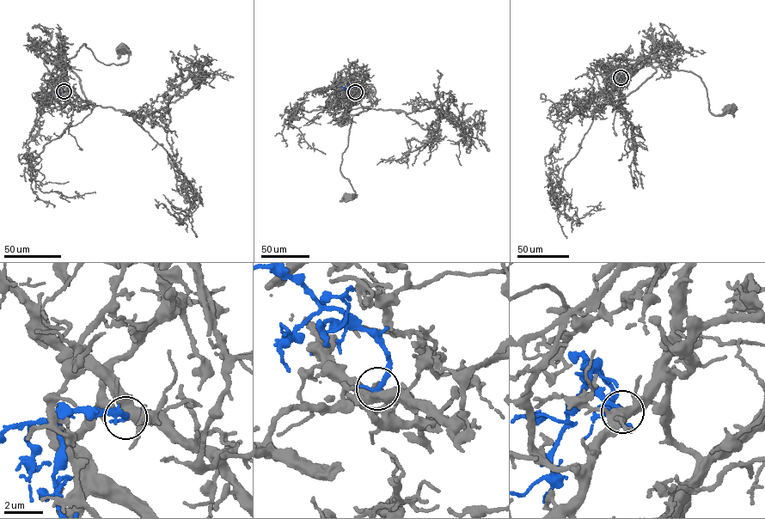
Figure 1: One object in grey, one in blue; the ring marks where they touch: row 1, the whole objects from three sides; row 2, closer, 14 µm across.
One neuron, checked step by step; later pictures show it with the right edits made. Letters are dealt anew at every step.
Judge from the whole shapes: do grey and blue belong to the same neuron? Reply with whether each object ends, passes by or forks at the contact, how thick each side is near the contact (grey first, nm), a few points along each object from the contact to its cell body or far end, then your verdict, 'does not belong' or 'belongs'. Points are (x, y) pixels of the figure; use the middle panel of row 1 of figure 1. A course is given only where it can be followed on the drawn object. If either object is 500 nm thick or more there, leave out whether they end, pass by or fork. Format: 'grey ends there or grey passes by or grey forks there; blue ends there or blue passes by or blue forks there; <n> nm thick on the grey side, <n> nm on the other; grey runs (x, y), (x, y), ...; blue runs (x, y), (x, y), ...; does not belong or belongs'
grey forks there; blue ends there; 440 nm thick on the grey side, 280 nm on the other; grey runs (355, 92), (349, 87), (345, 94), (344, 105), (351, 124), (339, 167), (355, 193), (347, 198); blue runs (355, 92), (350, 85), (345, 89), (342, 87); belongs

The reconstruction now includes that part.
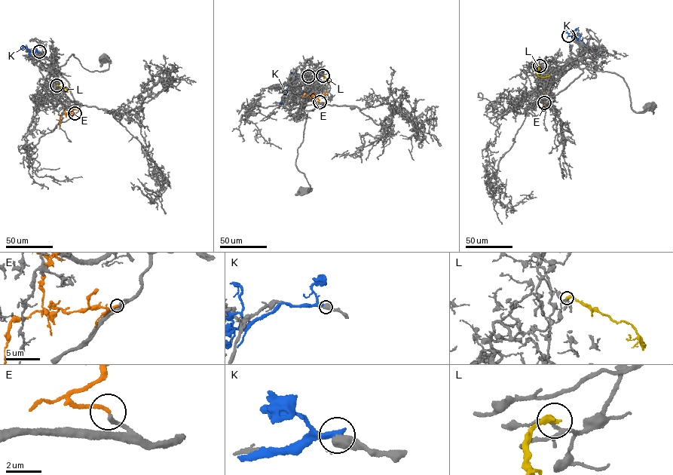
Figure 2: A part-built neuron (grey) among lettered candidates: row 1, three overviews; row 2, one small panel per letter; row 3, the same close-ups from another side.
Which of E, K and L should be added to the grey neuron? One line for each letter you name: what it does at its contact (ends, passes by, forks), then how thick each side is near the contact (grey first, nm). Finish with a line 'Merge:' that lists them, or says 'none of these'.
E: it ends | 240/220 nm
Merge: E

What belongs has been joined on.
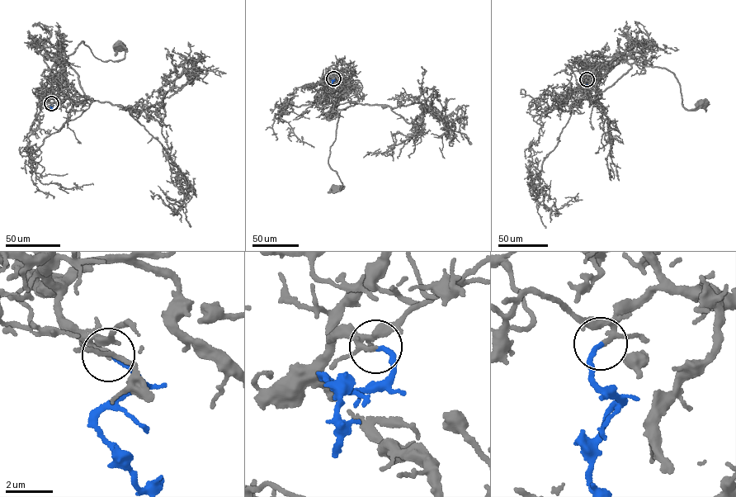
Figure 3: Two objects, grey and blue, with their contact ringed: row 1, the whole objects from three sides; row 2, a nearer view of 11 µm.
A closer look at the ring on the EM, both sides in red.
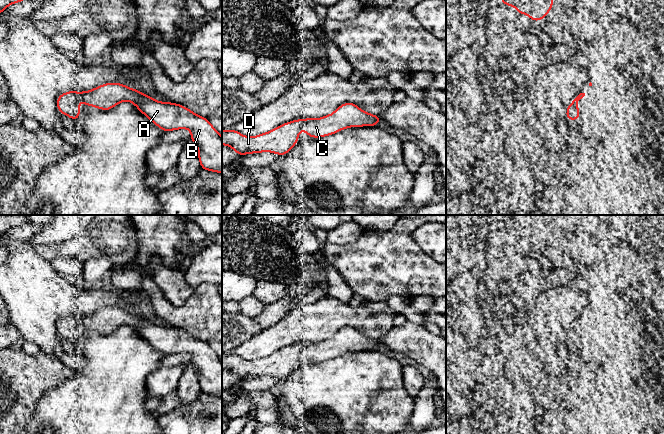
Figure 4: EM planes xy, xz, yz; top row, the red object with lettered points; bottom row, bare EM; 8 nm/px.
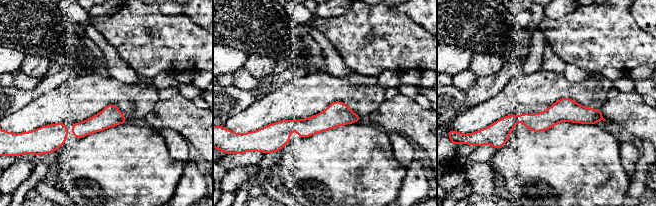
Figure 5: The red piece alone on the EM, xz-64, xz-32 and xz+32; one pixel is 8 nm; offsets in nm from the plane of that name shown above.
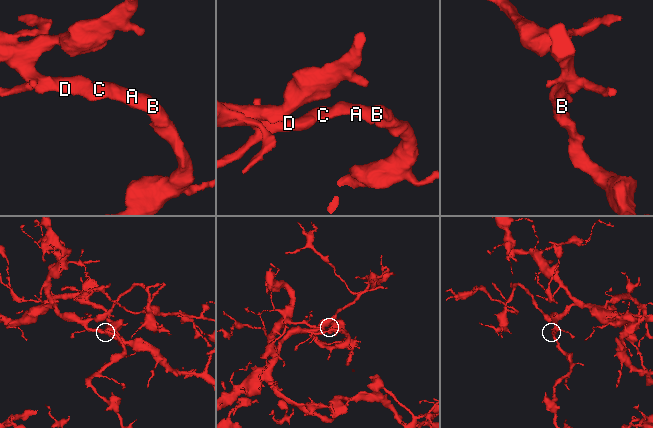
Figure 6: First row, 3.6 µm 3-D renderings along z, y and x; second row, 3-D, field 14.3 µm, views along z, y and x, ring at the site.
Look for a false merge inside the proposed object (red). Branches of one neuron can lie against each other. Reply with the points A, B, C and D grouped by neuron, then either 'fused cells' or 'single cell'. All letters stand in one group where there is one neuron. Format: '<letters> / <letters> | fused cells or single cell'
A B C D | single cell

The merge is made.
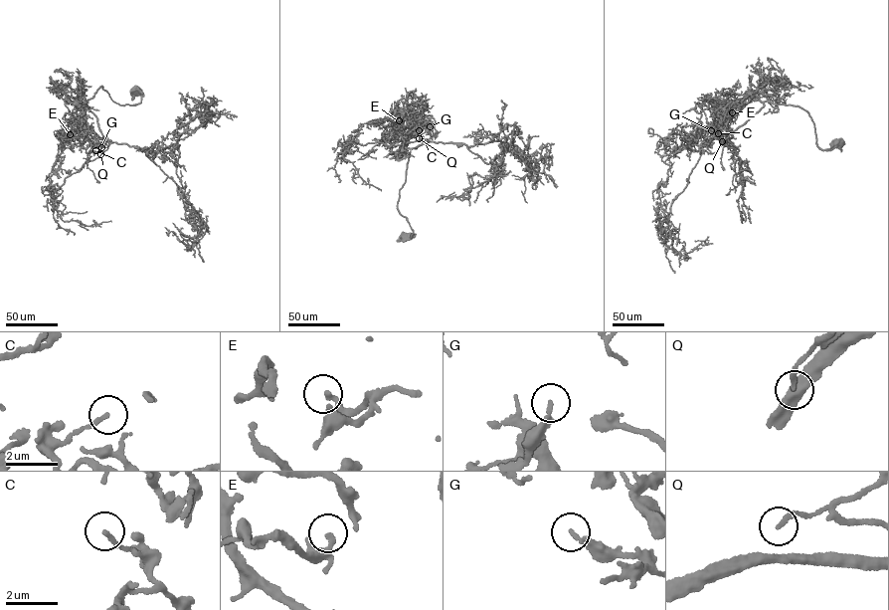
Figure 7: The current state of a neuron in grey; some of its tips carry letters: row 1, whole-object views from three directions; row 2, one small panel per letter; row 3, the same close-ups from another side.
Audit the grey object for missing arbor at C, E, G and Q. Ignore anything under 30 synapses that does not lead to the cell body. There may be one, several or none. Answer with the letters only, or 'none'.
none

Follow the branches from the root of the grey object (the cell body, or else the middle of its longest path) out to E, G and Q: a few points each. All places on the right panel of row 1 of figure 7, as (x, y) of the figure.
E: (839, 141), (826, 149), (818, 147), (813, 122), (798, 106), (749, 97), (733, 101), (726, 108), (732, 112)
G: (839, 141), (822, 149), (816, 142), (813, 124), (806, 110), (766, 101), (749, 119), (722, 139), (711, 130)
Q: (839, 141), (822, 149), (816, 142), (813, 124), (806, 110), (766, 101), (749, 119), (723, 136), (722, 141)

